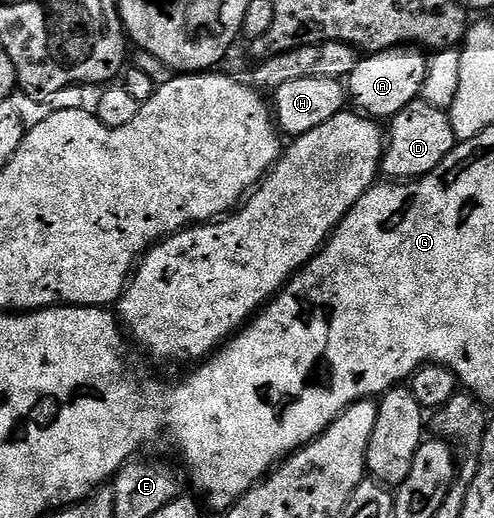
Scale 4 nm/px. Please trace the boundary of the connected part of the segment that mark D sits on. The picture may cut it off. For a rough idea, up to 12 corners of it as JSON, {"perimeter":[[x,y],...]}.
{"perimeter":[[407,104],[388,123],[381,174],[411,182],[459,139],[444,109]]}

